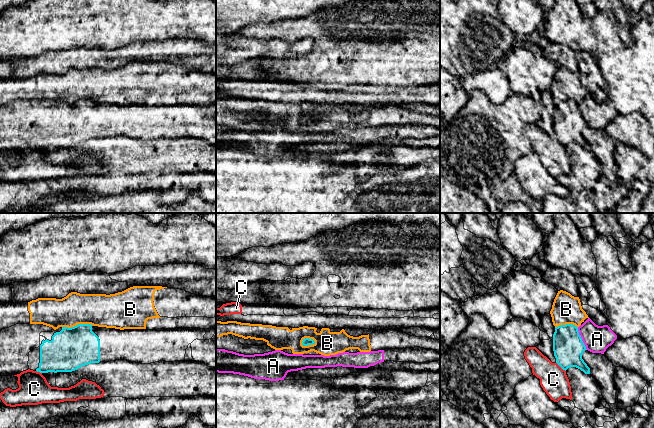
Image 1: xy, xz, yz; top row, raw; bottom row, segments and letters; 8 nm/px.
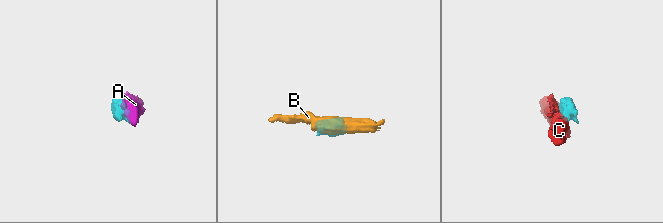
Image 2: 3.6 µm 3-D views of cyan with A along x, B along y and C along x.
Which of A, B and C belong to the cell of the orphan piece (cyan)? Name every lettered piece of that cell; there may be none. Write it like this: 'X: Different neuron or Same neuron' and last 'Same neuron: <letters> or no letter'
A: Different neuron
B: Different neuron
C: Different neuron
Same neuron: no letter

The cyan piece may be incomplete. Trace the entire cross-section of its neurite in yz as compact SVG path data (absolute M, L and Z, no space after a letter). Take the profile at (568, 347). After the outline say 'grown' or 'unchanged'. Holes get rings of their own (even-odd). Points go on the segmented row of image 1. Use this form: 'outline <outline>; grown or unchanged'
outline M573 324L555 327L553 334L553 351L556 363L563 369L576 367L585 374L590 374L590 368L582 359L583 352L587 350L579 335L578 327Z; unchanged

